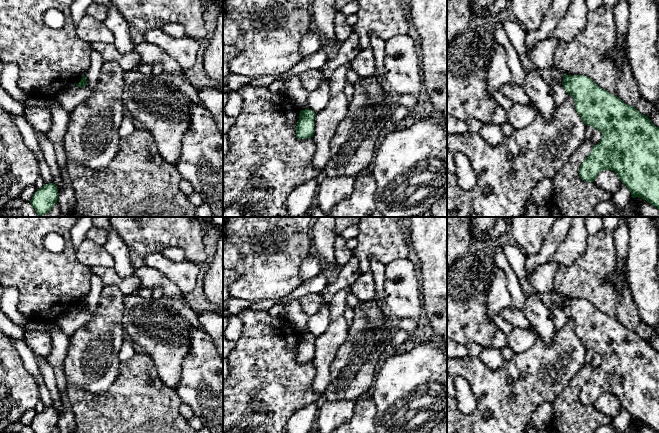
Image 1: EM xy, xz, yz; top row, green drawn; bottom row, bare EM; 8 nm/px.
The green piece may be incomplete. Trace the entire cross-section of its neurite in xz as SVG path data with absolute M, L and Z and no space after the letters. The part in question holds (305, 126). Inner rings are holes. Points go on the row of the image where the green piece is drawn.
M307 108L300 111L299 120L296 126L296 138L307 139L314 135L314 119L316 113Z

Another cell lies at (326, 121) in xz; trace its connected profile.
M340 66L329 77L330 99L324 109L314 119L314 142L316 153L312 159L313 166L322 171L331 157L330 142L334 137L339 123L345 118L350 100L344 88L347 84L346 75L350 66Z

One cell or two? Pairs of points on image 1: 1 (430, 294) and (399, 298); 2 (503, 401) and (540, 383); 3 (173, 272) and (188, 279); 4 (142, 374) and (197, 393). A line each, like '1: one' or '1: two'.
1: two
2: one
3: one
4: two

